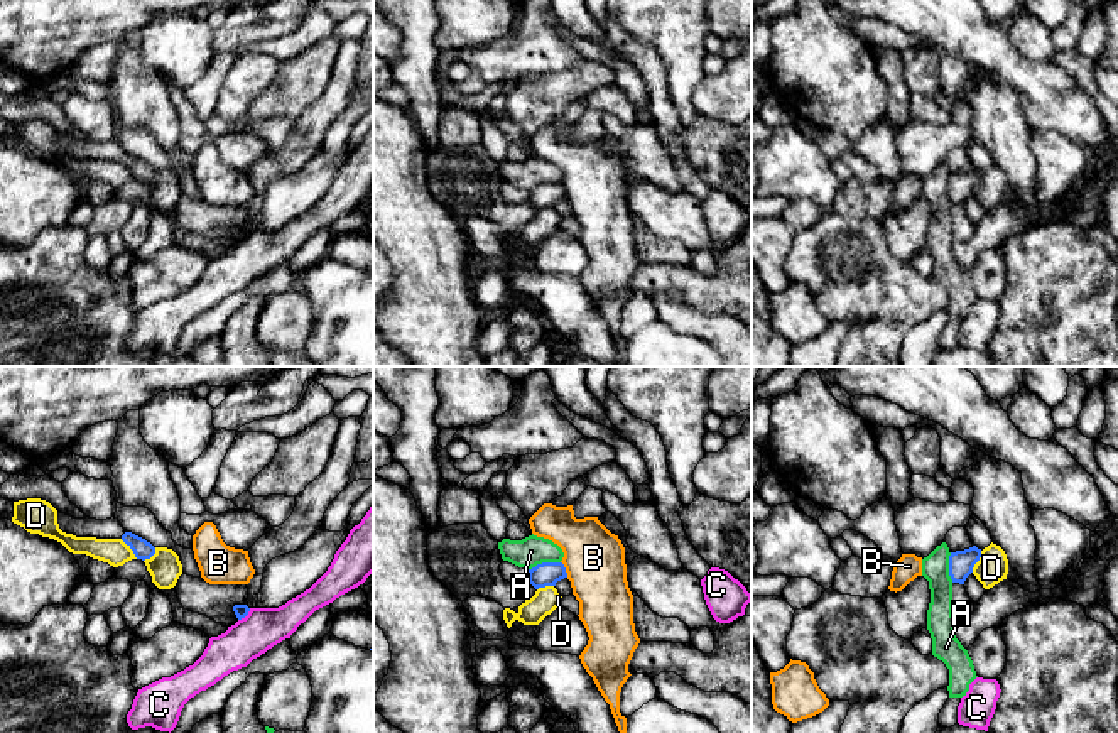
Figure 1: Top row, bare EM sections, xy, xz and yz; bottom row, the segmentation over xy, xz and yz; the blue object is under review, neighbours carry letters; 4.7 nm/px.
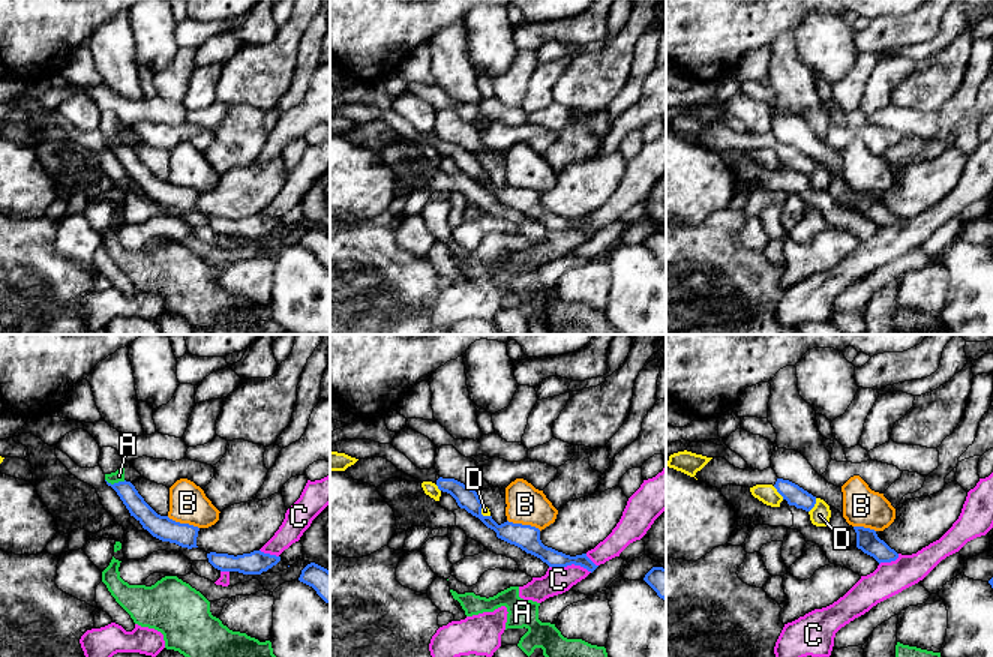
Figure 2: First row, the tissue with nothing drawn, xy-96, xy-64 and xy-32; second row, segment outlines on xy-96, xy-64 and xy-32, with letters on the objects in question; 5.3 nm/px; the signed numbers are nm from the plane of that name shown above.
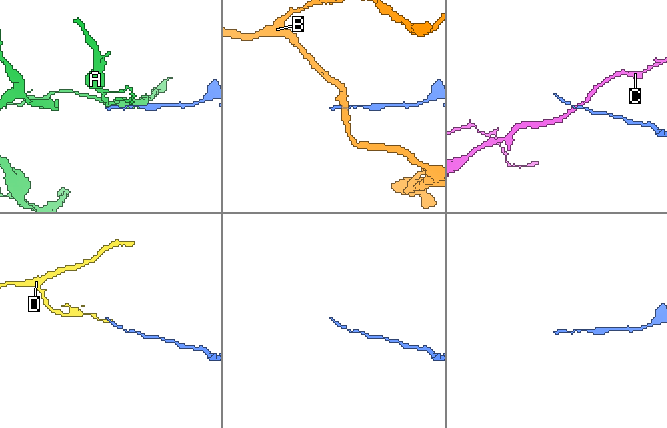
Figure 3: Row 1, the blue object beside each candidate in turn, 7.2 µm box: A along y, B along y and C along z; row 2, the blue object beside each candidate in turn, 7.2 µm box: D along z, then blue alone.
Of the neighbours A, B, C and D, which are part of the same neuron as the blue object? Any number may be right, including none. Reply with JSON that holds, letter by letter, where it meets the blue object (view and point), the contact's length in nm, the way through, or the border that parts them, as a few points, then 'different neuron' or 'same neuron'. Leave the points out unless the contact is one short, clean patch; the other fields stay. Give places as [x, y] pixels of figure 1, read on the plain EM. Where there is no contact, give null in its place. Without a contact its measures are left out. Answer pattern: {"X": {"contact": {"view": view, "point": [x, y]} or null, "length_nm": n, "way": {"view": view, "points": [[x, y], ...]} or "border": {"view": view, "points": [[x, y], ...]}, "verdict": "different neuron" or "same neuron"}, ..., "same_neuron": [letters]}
{"A": {"contact": {"view": "xz", "point": [544, 184]}, "length_nm": 160, "border": {"view": "xz", "points": [[559, 183], [542, 183], [529, 191]]}, "verdict": "different neuron"}, "B": {"contact": {"view": "xz", "point": [564, 191]}, "length_nm": 90, "border": {"view": "xz", "points": [[561, 183], [568, 198]]}, "verdict": "different neuron"}, "C": {"contact": {"view": "xy", "point": [245, 237]}, "length_nm": 90, "border": {"view": "xy", "points": [[250, 230], [238, 242]]}, "verdict": "different neuron"}, "D": {"contact": {"view": "xy", "point": [130, 169]}, "length_nm": 130, "border": {"view": "xy", "points": [[120, 161], [137, 179]]}, "verdict": "different neuron"}, "same_neuron": []}

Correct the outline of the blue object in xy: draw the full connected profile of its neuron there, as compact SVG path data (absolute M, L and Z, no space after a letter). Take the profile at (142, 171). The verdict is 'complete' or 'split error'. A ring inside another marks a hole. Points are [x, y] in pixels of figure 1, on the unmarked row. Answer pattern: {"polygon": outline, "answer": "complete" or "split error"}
{"polygon": "M125 154L122 157L122 162L133 172L137 181L145 182L155 176L155 169L150 164L132 154Z", "answer": "complete"}

